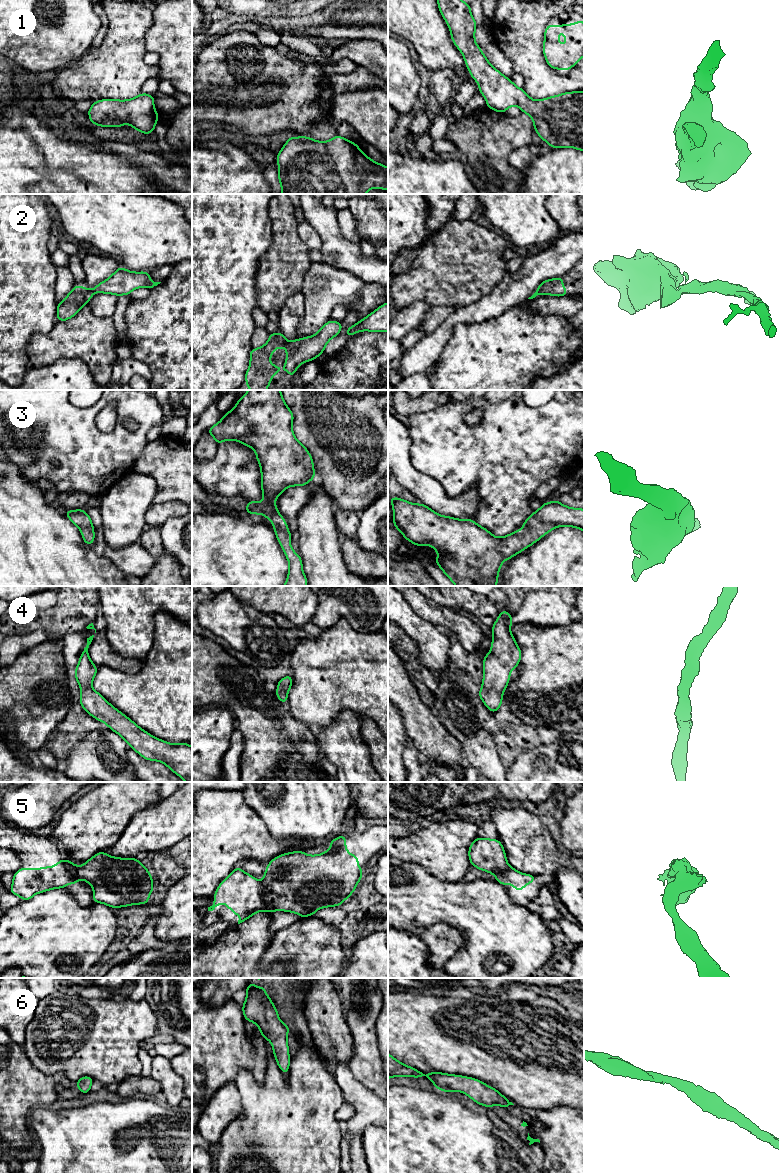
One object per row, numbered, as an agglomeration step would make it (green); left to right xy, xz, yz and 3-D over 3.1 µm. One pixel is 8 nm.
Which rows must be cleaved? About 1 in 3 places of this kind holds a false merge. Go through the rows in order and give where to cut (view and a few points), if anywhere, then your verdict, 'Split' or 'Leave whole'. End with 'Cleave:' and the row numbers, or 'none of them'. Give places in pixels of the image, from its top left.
1: No split. Leave whole
2: No split. Leave whole
3: No split. Leave whole
4: No split. Leave whole
5: Split along xz (259, 882), (262, 898), (274, 910). Split
6: No split. Leave whole
Cleave: 5

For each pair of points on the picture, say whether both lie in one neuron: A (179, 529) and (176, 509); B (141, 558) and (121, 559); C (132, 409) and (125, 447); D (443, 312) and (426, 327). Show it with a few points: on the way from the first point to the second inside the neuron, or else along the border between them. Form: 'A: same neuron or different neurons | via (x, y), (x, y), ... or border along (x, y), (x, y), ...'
A: different neurons | border along (181, 515), (168, 518), (159, 527)
B: same neuron | via (136, 559), (126, 559)
C: same neuron | via (141, 418), (142, 430), (134, 438)
D: same neuron | via (439, 314), (430, 323)

